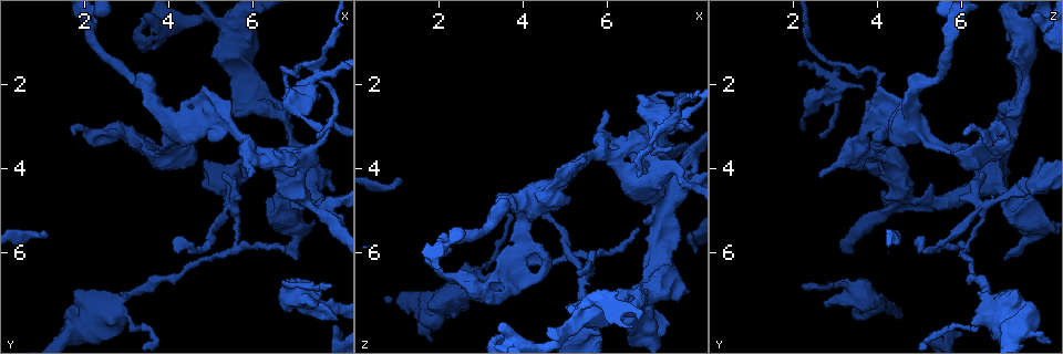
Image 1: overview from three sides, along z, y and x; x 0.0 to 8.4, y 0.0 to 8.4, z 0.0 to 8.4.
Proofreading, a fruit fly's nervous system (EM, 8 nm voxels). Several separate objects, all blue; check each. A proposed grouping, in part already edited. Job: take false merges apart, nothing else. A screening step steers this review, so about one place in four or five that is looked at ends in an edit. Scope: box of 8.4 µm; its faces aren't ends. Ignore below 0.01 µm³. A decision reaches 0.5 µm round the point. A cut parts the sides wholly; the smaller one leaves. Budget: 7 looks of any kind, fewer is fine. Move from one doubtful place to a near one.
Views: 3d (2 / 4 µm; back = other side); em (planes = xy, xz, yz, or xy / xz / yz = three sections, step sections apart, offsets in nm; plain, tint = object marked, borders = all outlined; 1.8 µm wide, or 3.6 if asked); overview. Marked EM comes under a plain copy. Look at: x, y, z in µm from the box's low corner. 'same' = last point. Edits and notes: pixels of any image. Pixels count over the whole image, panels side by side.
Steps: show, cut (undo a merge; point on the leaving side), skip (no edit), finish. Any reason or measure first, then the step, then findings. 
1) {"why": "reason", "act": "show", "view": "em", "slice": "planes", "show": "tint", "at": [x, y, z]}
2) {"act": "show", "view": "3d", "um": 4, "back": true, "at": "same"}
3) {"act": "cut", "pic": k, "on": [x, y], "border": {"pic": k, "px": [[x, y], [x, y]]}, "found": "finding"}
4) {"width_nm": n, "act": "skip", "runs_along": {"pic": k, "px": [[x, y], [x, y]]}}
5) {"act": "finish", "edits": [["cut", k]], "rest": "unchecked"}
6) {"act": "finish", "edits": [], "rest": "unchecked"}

{"why": "calibre changes", "act": "show", "view": "3d", "um": 4, "at": [7.45, 1.70, 3.05]}

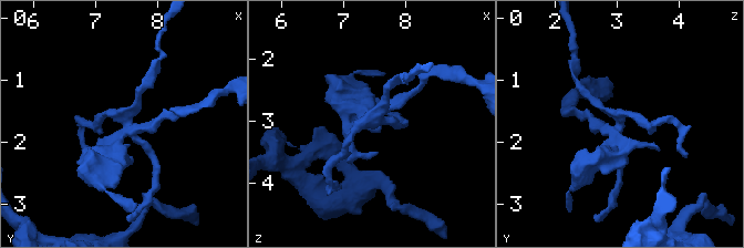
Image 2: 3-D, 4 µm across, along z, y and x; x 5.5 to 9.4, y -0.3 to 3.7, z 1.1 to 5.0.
{"act": "show", "view": "em", "slice": "planes", "show": "tint", "at": [7.55, 1.65, 3.00]}

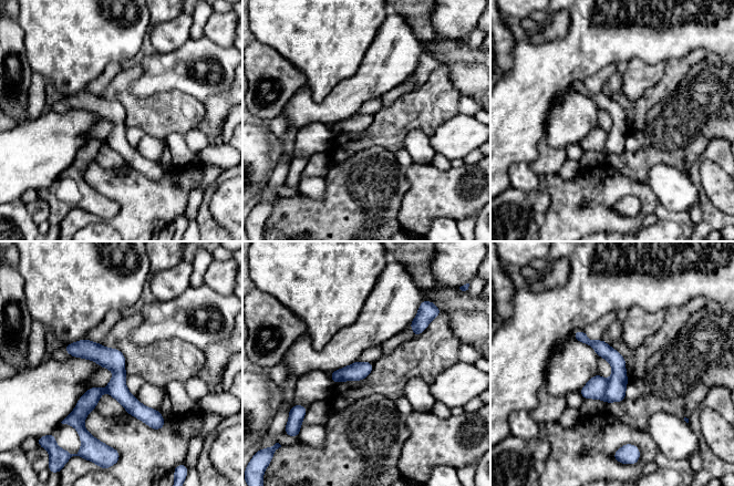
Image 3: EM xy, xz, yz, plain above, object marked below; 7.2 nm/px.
{"width_nm": 140, "act": "cut", "pic": 3, "on": [616, 392], "border": {"pic": 3, "px": [[608, 381], [603, 400]]}, "found": "a second neuron is stuck on"}

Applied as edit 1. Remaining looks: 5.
{"act": "show", "view": "overview"}

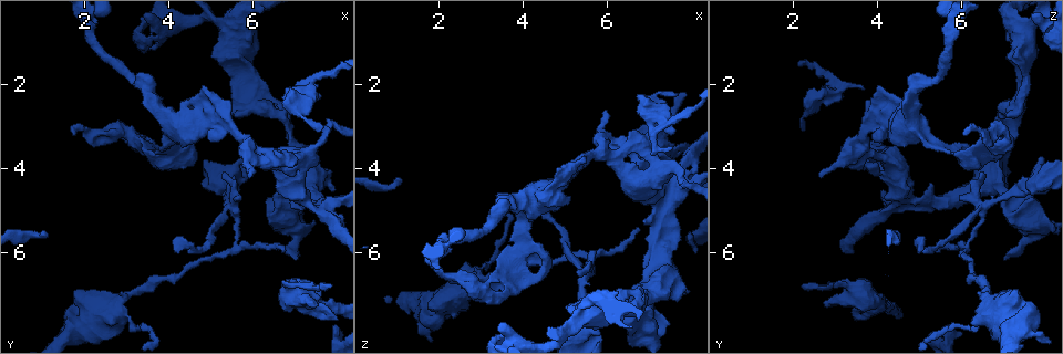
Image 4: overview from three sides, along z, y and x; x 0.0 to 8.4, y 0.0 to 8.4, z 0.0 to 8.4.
{"why": "three-way junction", "act": "show", "view": "em", "slice": "xz", "step": 16, "show": "borders", "at": [5.50, 5.00, 6.45]}

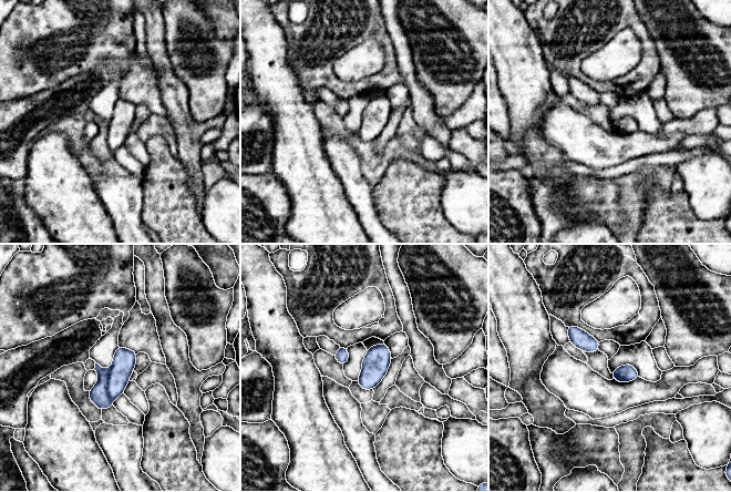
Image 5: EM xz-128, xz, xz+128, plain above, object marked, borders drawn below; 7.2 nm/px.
{"act": "cut", "pic": 5, "on": [98, 395], "border": {"pic": 5, "px": [[109, 371], [106, 393], [112, 400]]}, "found": "two neurons meet here"}

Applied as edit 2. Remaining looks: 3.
{"why": "a narrow waist", "act": "show", "view": "3d", "um": 4, "at": [6.90, 5.35, 7.40]}

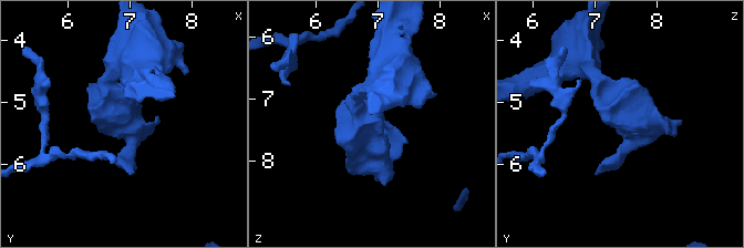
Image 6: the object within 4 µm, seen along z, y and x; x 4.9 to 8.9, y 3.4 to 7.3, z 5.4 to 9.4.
{"arms": 4, "act": "show", "view": "em", "slice": "xz", "step": 16, "show": "tint", "at": [6.95, 5.35, 7.40]}

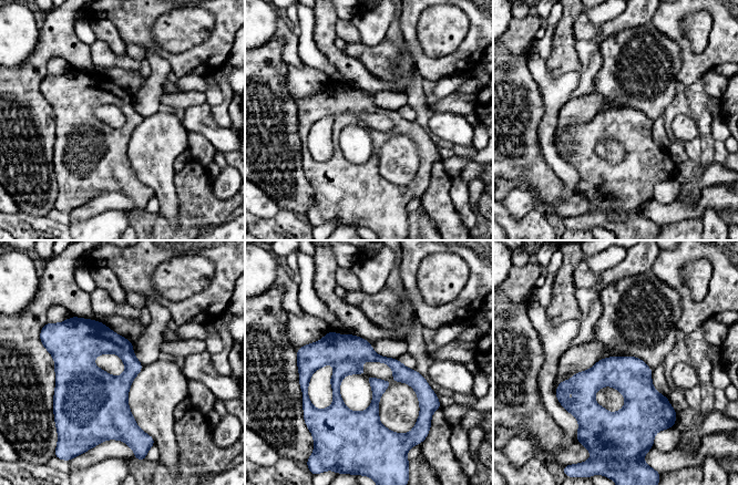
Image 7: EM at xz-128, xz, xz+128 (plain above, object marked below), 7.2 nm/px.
{"act": "skip", "runs_along": {"pic": 7, "px": [[330, 334], [338, 406], [364, 431]]}, "found": "all the same neuron"}

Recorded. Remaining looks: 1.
{"act": "finish", "edits": [["cut", 3], ["cut", 5]], "rest": "unchecked"}

